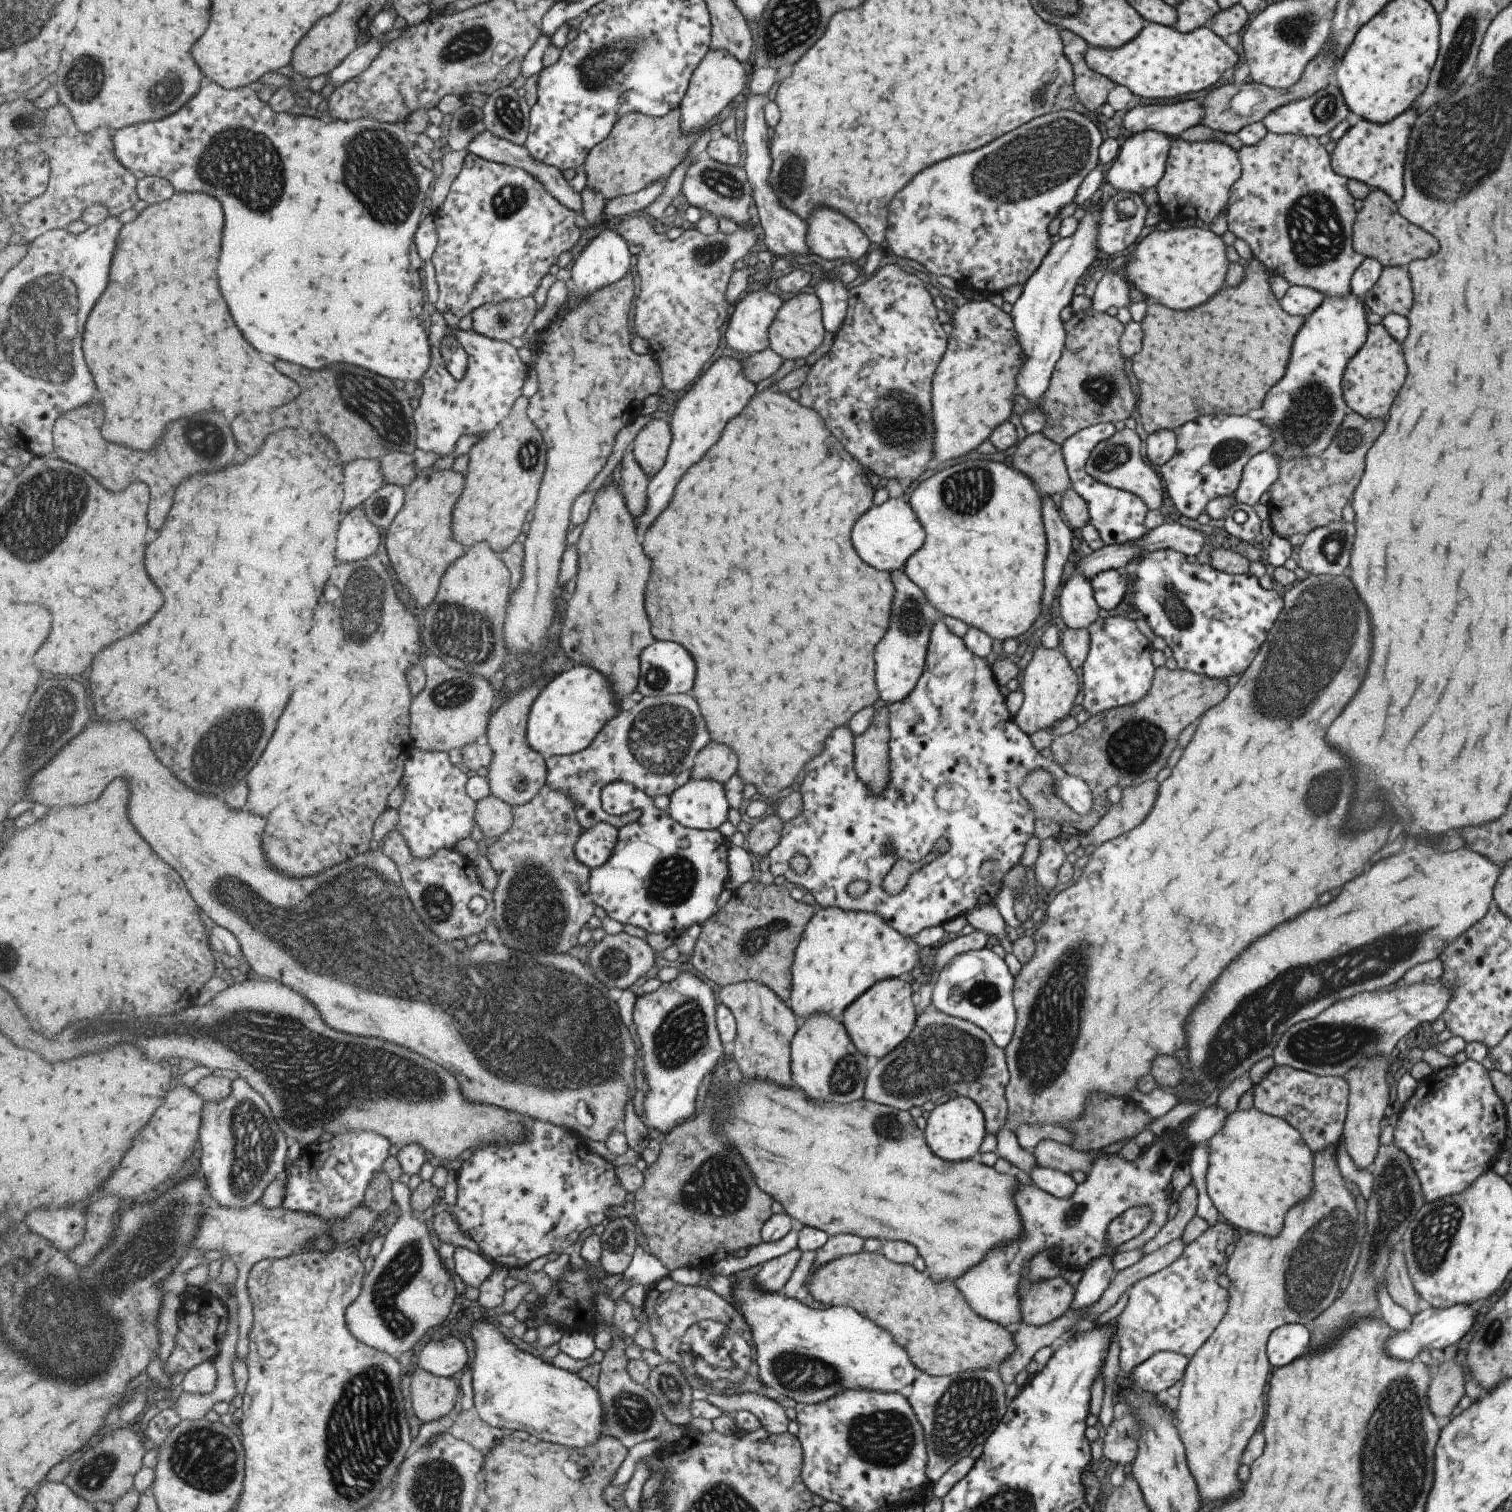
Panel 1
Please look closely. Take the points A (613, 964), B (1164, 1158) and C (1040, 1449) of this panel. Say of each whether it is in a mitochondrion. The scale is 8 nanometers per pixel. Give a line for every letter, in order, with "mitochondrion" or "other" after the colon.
A: mitochondrion
B: other
C: other

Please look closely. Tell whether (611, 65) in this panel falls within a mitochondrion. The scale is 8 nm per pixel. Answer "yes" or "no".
yes

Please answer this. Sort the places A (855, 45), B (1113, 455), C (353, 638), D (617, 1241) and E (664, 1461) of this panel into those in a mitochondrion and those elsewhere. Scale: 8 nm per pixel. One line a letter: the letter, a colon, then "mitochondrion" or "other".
A: other
B: mitochondrion
C: mitochondrion
D: mitochondrion
E: other

